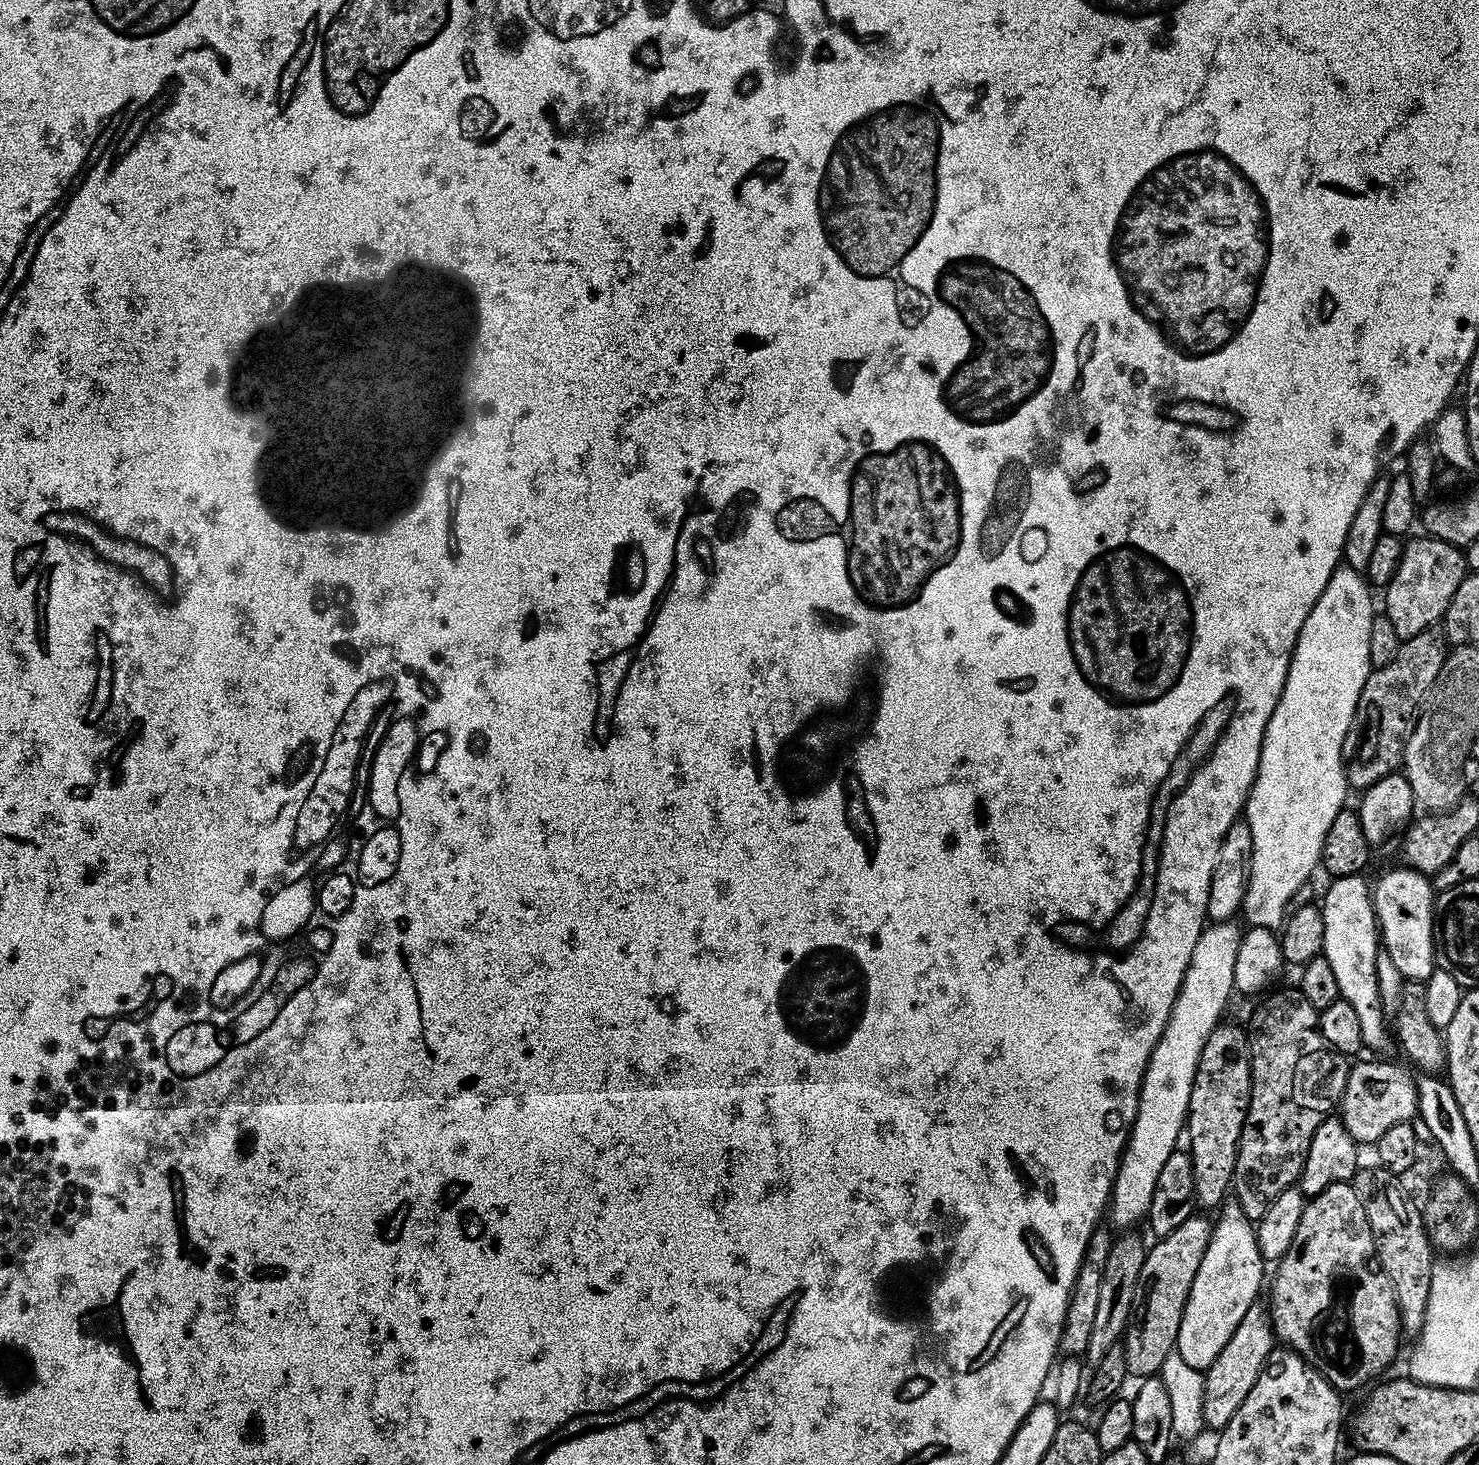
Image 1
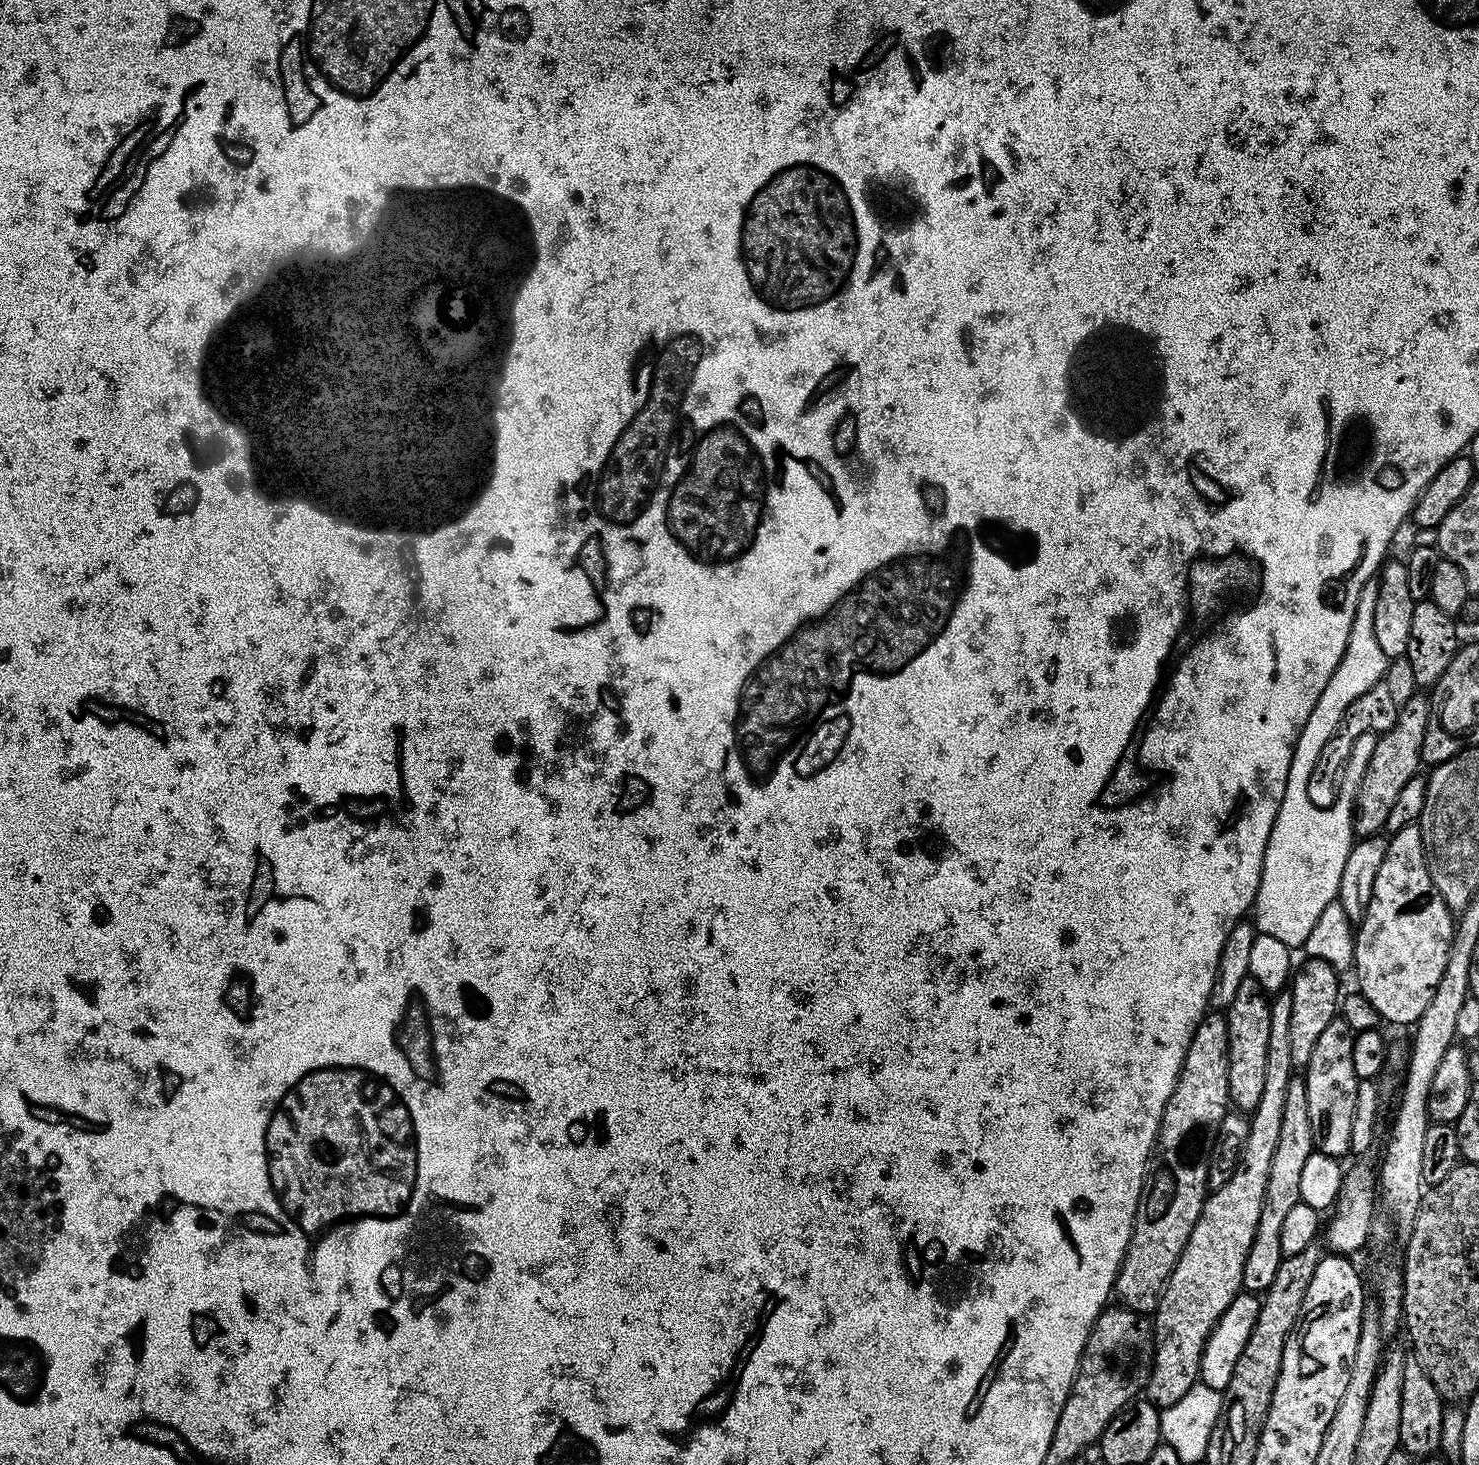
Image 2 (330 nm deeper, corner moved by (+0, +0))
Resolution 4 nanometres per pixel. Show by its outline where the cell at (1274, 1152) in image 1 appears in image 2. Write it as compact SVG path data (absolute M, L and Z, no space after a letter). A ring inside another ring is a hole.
M1294 1078L1286 1090L1286 1107L1282 1110L1282 1130L1278 1134L1278 1146L1270 1162L1270 1178L1266 1178L1266 1198L1262 1202L1262 1218L1258 1218L1258 1230L1254 1242L1250 1242L1250 1254L1246 1254L1246 1266L1242 1266L1242 1289L1262 1294L1274 1282L1278 1266L1283 1262L1282 1225L1292 1207L1301 1203L1301 1173L1306 1160L1313 1154L1307 1086L1305 1081Z

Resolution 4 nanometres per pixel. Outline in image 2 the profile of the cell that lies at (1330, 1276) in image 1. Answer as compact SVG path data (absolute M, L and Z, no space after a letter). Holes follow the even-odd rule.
M1337 1016L1322 1030L1304 1065L1313 1149L1337 1160L1351 1151L1350 1131L1359 1084L1354 1071L1354 1036L1344 1017Z

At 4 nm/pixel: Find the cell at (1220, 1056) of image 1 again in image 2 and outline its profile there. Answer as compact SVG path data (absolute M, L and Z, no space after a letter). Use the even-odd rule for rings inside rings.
M1248 976L1238 985L1238 994L1234 994L1234 1002L1226 1010L1228 1017L1228 1073L1230 1074L1231 1107L1245 1114L1251 1114L1262 1098L1262 1089L1266 1087L1266 1050L1270 1043L1270 996L1253 976Z

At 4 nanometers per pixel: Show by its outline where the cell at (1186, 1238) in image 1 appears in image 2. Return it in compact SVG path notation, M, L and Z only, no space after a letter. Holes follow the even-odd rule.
M1285 990L1282 992L1275 993L1275 995L1273 995L1270 1000L1270 1043L1268 1044L1268 1049L1266 1050L1266 1079L1265 1079L1266 1087L1262 1089L1262 1098L1258 1102L1258 1106L1250 1114L1250 1121L1248 1123L1248 1141L1246 1142L1246 1146L1244 1147L1244 1152L1243 1154L1240 1155L1240 1161L1236 1163L1236 1173L1230 1178L1230 1182L1226 1182L1226 1186L1218 1186L1217 1188L1213 1188L1211 1189L1211 1191L1209 1191L1204 1201L1204 1205L1202 1206L1202 1214L1198 1214L1198 1222L1194 1222L1194 1230L1190 1230L1190 1238L1186 1242L1186 1246L1182 1250L1182 1254L1178 1258L1178 1262L1174 1266L1174 1270L1170 1274L1170 1278L1168 1279L1168 1284L1166 1287L1164 1287L1163 1294L1160 1295L1160 1301L1158 1302L1158 1306L1156 1307L1156 1311L1154 1313L1154 1319L1152 1320L1152 1337L1154 1338L1154 1342L1156 1343L1156 1349L1154 1350L1154 1358L1152 1359L1152 1373L1150 1374L1150 1378L1148 1379L1148 1387L1146 1389L1146 1398L1148 1401L1156 1405L1156 1407L1161 1410L1168 1408L1170 1406L1173 1406L1173 1404L1178 1402L1180 1398L1185 1397L1186 1392L1190 1390L1191 1387L1197 1384L1200 1378L1200 1363L1202 1362L1202 1354L1204 1353L1204 1347L1206 1346L1206 1342L1208 1341L1208 1336L1214 1330L1214 1326L1218 1322L1218 1318L1222 1318L1222 1314L1226 1314L1226 1308L1230 1306L1230 1302L1234 1302L1234 1298L1236 1297L1236 1295L1238 1295L1238 1293L1242 1291L1242 1266L1246 1266L1246 1254L1250 1254L1250 1242L1254 1242L1254 1234L1258 1230L1258 1218L1262 1218L1262 1202L1266 1198L1266 1178L1270 1178L1270 1162L1274 1158L1274 1150L1278 1146L1278 1134L1282 1130L1282 1110L1284 1110L1286 1107L1286 1090L1289 1089L1290 1082L1292 1081L1292 1079L1294 1079L1294 1072L1292 1072L1294 1071L1294 1065L1292 1063L1292 1051L1290 1050L1290 1014L1291 1013L1292 1013L1291 991Z

